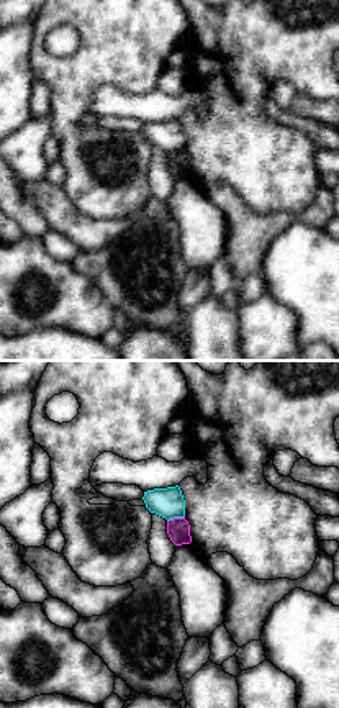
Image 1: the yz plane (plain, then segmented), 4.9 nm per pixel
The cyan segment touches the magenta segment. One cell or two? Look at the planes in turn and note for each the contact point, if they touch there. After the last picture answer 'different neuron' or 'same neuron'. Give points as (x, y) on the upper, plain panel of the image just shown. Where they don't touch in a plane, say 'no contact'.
contact (176, 149)

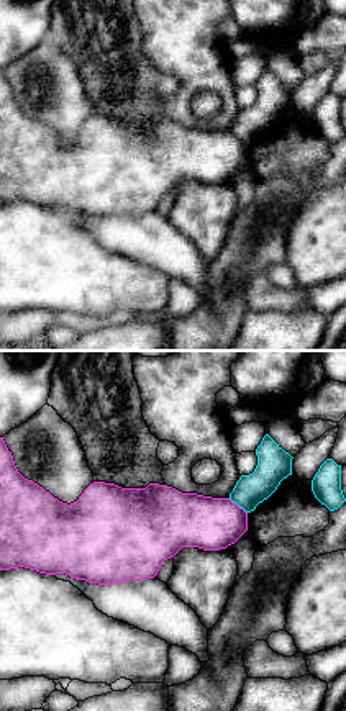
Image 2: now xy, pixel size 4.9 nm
contact (238, 138)

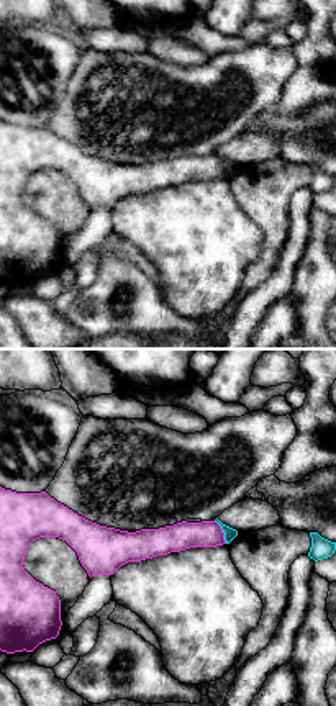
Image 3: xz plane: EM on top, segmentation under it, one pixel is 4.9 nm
contact (223, 164)

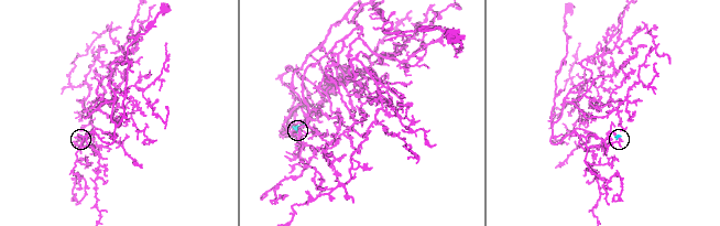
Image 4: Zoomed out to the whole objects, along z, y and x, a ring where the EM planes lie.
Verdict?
different neuron

